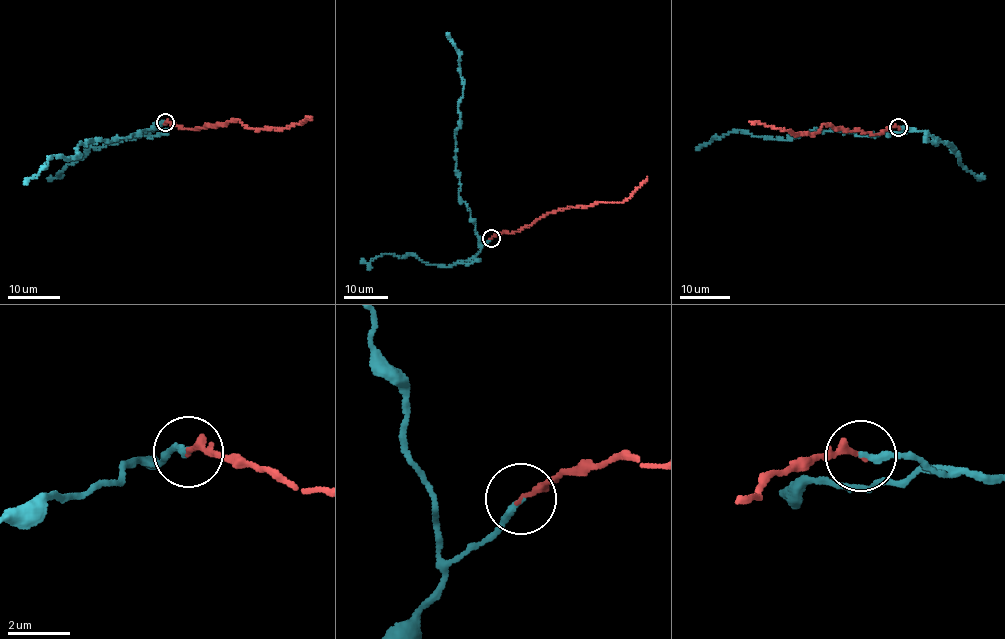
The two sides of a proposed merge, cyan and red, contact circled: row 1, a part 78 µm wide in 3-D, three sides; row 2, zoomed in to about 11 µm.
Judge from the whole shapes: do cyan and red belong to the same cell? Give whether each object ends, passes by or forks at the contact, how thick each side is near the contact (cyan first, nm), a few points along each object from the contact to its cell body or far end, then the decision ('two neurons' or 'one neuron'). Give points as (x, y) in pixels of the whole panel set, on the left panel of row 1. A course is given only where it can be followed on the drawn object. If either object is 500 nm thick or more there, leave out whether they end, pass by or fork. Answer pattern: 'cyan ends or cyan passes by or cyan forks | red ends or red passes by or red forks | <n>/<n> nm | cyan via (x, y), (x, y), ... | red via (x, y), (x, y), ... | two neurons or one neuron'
cyan ends | red ends | 220/200 nm | cyan via (165, 122), (128, 138), (79, 144), (75, 147), (77, 157), (51, 157), (24, 185) | red via (165, 122), (192, 130), (239, 120), (248, 128), (264, 130), (284, 129), (311, 118) | one neuron

